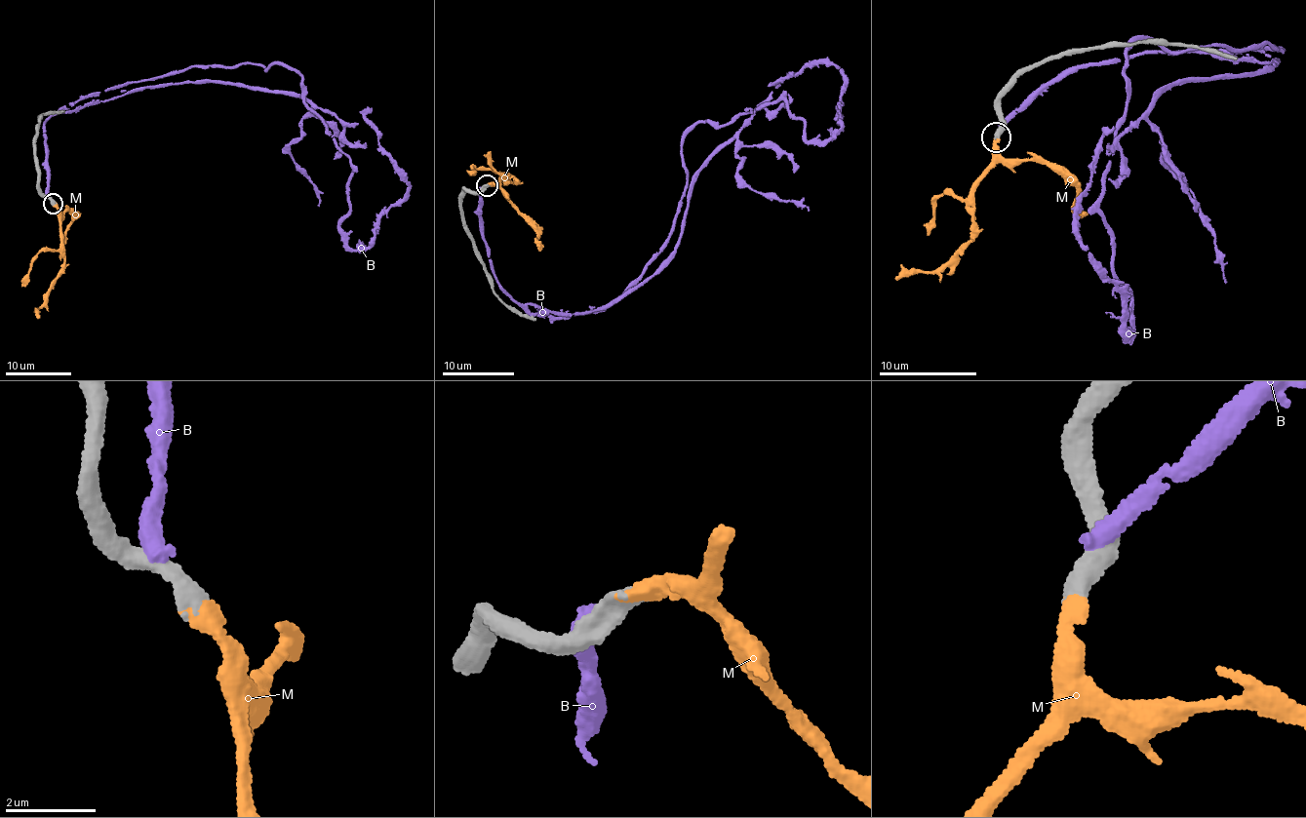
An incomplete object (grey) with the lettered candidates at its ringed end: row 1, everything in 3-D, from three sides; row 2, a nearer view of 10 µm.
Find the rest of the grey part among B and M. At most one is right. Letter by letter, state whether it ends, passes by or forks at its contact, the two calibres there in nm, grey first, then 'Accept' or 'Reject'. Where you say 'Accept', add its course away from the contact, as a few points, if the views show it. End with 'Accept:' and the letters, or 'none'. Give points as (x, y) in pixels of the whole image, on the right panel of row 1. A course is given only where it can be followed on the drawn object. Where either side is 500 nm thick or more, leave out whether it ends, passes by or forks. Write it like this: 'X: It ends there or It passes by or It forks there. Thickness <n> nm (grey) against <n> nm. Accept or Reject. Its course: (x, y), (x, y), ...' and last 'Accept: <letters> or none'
B: It ends there. Thickness 400 nm (grey) against 480 nm. Reject
M: It ends there. Thickness 440 nm (grey) against 400 nm. Accept. Its course: (998, 136), (995, 159), (974, 190), (972, 233), (962, 253), (929, 273), (907, 272), (895, 279)
Accept: M

